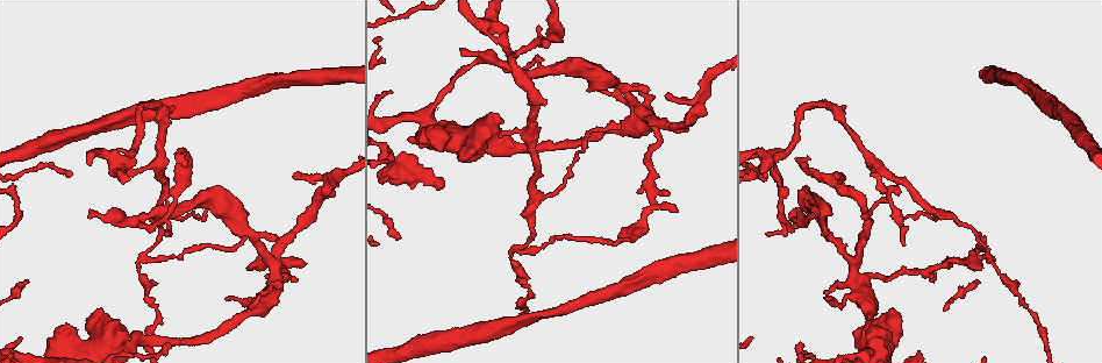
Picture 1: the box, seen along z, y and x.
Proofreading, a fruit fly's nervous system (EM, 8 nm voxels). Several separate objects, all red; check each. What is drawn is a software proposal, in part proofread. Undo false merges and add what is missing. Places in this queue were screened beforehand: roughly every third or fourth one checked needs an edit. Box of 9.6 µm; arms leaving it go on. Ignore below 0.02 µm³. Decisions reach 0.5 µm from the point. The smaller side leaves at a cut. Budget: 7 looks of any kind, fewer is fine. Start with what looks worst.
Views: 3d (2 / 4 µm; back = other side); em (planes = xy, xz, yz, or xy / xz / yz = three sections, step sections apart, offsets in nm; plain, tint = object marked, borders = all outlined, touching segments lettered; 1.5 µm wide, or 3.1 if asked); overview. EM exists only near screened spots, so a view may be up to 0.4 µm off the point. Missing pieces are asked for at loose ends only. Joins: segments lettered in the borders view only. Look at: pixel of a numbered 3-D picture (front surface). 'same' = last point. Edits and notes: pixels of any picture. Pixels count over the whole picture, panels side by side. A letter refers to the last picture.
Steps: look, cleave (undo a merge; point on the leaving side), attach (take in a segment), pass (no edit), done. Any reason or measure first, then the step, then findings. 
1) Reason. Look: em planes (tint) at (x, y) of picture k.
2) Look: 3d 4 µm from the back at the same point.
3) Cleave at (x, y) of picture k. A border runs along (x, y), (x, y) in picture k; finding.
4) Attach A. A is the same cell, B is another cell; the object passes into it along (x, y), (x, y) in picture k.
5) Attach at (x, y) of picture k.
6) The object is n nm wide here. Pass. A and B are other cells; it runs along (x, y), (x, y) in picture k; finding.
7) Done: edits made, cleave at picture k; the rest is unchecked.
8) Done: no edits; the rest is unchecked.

Free end. Look: 3d 2 µm at (262, 294) of picture 1.

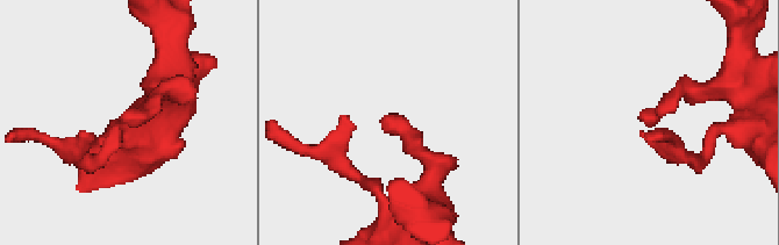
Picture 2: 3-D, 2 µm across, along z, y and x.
Look: em planes (plain) at (384, 132) of picture 2.

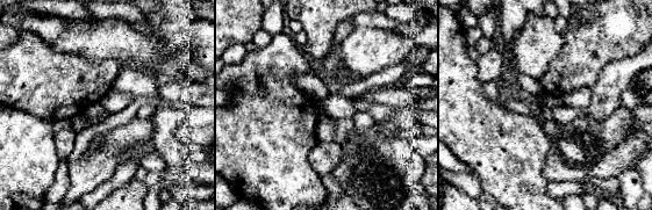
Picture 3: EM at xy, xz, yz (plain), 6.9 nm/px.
What lies round it. Look: em planes (borders) at the same point.

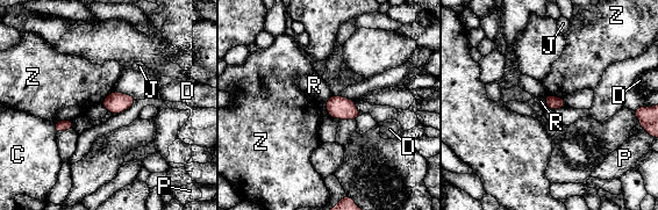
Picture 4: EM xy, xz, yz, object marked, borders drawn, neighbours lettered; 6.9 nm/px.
The longest contact is with Z, 120 nm. Pass. C, D, J, P, R and Z are other cells; no lettered segment goes on from it.

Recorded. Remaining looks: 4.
Stops while still wide. Look: em xy step 4 (tint) at (873, 326) of picture 1.

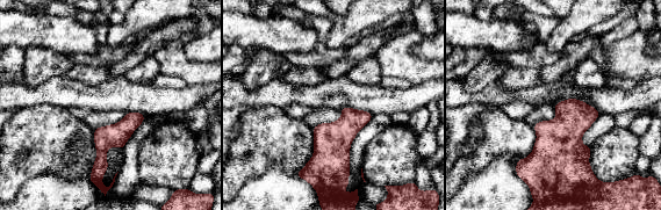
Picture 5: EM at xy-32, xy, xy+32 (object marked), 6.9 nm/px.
Look: em planes (borders) at the same point.

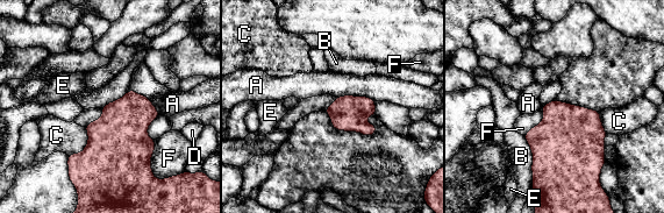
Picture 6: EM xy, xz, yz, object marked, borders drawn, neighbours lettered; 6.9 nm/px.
Pass. A, B, C, D, E and F are other cells; a border runs along (336, 97), (366, 96), (375, 101) in picture 6; no lettered segment goes on from it.

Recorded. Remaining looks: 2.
Tapers out. Look: 3d 2 µm at (768, 234) of picture 1.

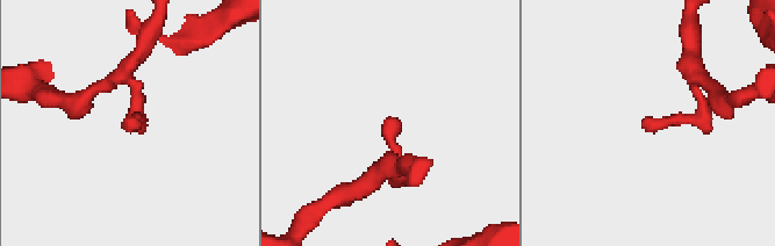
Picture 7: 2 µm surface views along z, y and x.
Look: em planes (borders) at (642, 122) of picture 7.

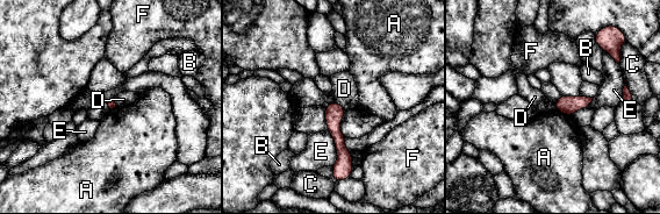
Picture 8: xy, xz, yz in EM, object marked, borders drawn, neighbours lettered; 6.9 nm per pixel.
Pass. A, B, C, D, E and F are other cells; a border runs along (335, 100), (345, 109) in picture 8; no lettered segment goes on from it.

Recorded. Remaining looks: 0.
Done: no edits; the rest is unchecked.

